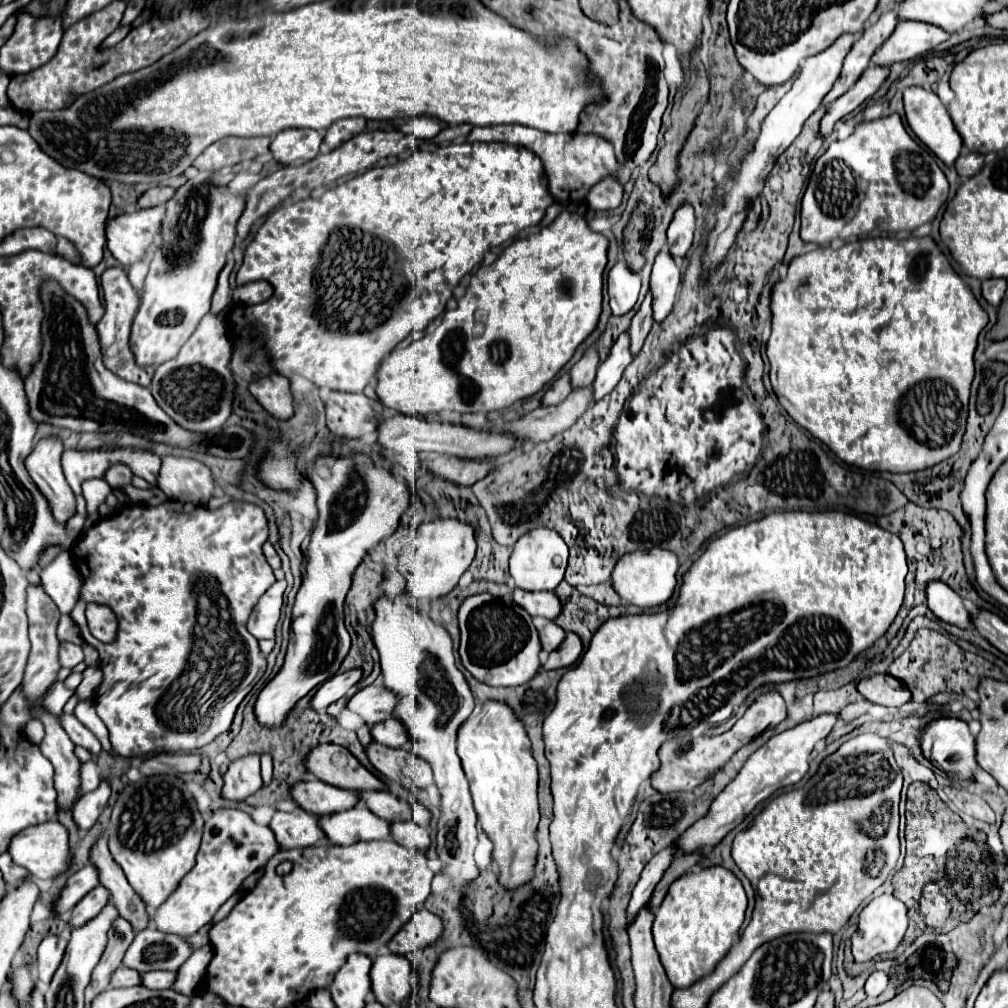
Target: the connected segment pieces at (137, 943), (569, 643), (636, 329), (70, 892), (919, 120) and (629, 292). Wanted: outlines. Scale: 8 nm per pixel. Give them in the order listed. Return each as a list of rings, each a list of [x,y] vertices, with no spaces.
[[[144,929],[136,935],[124,955],[124,965],[140,973],[166,969],[178,971],[182,963],[192,955],[192,947],[182,935],[162,933],[158,929]]]
[[[568,633],[562,647],[558,651],[552,651],[548,661],[544,663],[544,669],[560,669],[576,663],[576,659],[582,655],[582,639],[576,633]]]
[[[650,293],[646,295],[640,311],[634,315],[632,323],[630,323],[630,353],[632,357],[636,357],[650,333],[650,327],[652,327],[652,299],[650,299]]]
[[[88,863],[84,869],[80,869],[78,873],[74,873],[68,879],[68,883],[66,883],[66,887],[60,893],[60,899],[56,903],[58,915],[62,917],[64,913],[68,913],[68,909],[72,909],[78,903],[78,899],[82,899],[82,895],[90,893],[98,885],[100,885],[100,873],[92,863]]]
[[[906,87],[904,89],[904,111],[906,111],[906,121],[914,135],[944,163],[944,165],[954,165],[956,157],[962,151],[962,139],[958,131],[952,125],[952,119],[948,115],[948,109],[942,105],[936,93],[926,91],[922,87]]]
[[[616,263],[608,273],[608,295],[612,315],[620,317],[632,311],[638,301],[640,277],[628,269],[626,263]]]

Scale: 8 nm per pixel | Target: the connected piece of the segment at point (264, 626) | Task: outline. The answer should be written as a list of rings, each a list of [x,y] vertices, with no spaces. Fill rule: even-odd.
[[[276,581],[262,597],[260,603],[254,607],[250,621],[248,621],[248,631],[260,641],[260,639],[274,639],[276,635],[276,625],[280,621],[282,613],[282,603],[284,603],[284,589],[286,581]]]

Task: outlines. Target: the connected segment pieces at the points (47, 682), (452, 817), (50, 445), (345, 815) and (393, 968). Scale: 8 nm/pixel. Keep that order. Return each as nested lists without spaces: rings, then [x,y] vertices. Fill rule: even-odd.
[[[30,585],[28,587],[28,619],[30,619],[30,657],[28,657],[28,665],[26,665],[26,673],[24,673],[24,693],[30,699],[36,699],[38,695],[42,695],[54,681],[56,681],[56,673],[60,669],[58,663],[58,637],[56,637],[56,629],[58,629],[58,621],[60,621],[60,611],[56,607],[56,603],[52,601],[52,597],[44,591],[44,585]]]
[[[402,593],[402,601],[382,597],[376,601],[376,621],[372,625],[372,639],[380,651],[382,679],[386,689],[402,695],[398,717],[410,731],[414,755],[426,759],[434,771],[434,785],[442,795],[442,817],[438,821],[438,857],[446,863],[446,871],[460,883],[476,879],[478,867],[474,863],[476,849],[476,811],[472,807],[472,795],[460,759],[456,755],[456,731],[460,723],[472,713],[474,697],[472,691],[456,667],[452,637],[446,627],[432,621],[428,615],[418,613],[410,605],[408,593]],[[424,695],[436,705],[436,709],[416,709],[418,697]]]
[[[48,435],[34,445],[32,453],[24,461],[32,481],[48,497],[56,523],[66,523],[66,519],[76,511],[74,493],[60,467],[62,451],[62,439],[58,435]]]
[[[364,803],[354,809],[320,817],[326,837],[336,845],[354,845],[358,841],[390,839],[390,821],[374,815]]]
[[[378,955],[372,965],[372,991],[378,1003],[384,1007],[392,1003],[406,1003],[414,991],[414,969],[404,955]]]

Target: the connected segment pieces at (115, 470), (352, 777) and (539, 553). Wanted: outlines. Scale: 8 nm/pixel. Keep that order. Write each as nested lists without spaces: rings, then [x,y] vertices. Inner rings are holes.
[[[110,467],[110,471],[106,473],[104,479],[108,481],[108,485],[110,485],[112,489],[116,489],[116,487],[124,487],[124,485],[130,483],[130,479],[132,479],[132,471],[130,471],[128,467]]]
[[[320,745],[306,757],[306,767],[318,779],[350,789],[350,791],[386,791],[376,775],[372,775],[346,747],[342,745]]]
[[[538,529],[522,535],[514,545],[510,557],[510,575],[514,585],[524,591],[554,591],[558,583],[564,579],[568,559],[568,547],[562,537],[552,529]]]

